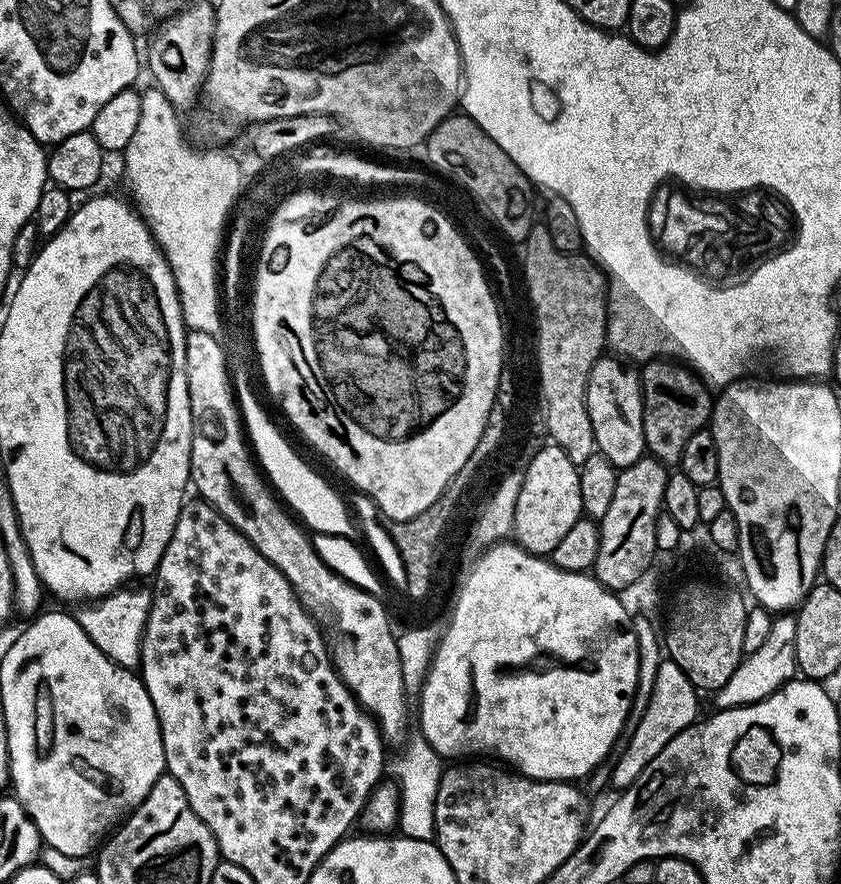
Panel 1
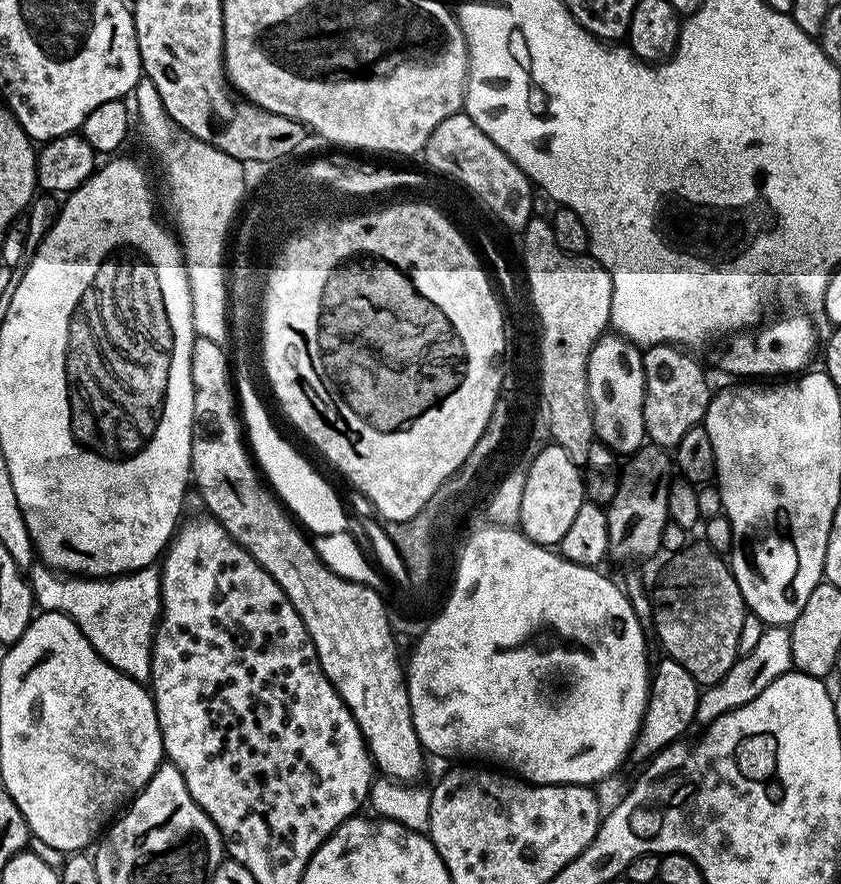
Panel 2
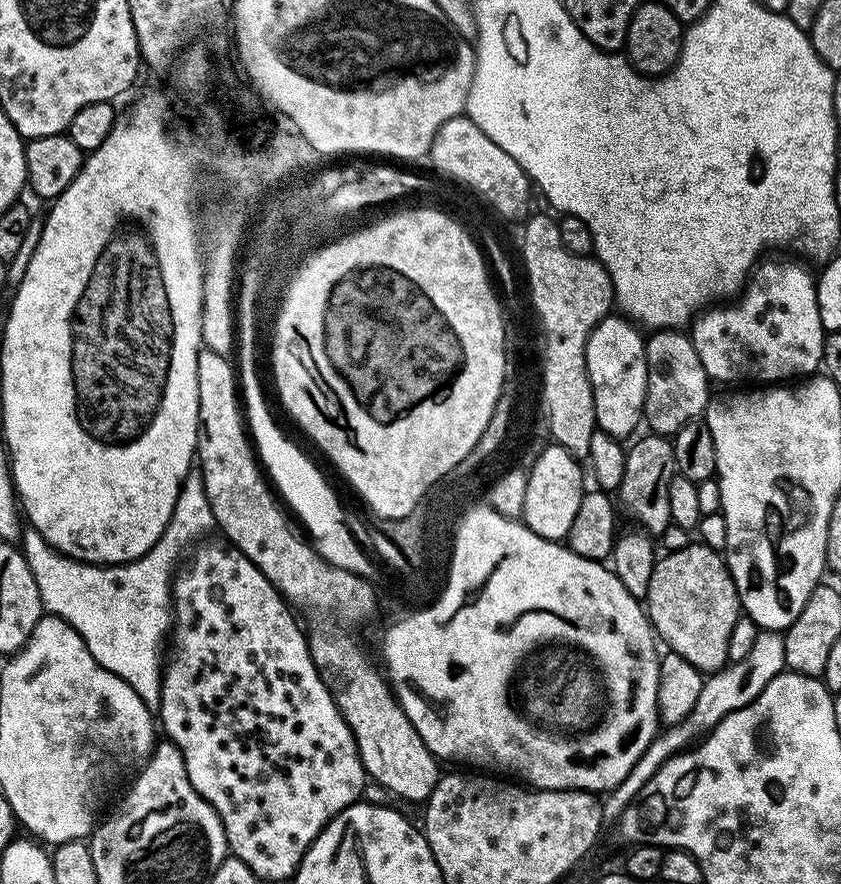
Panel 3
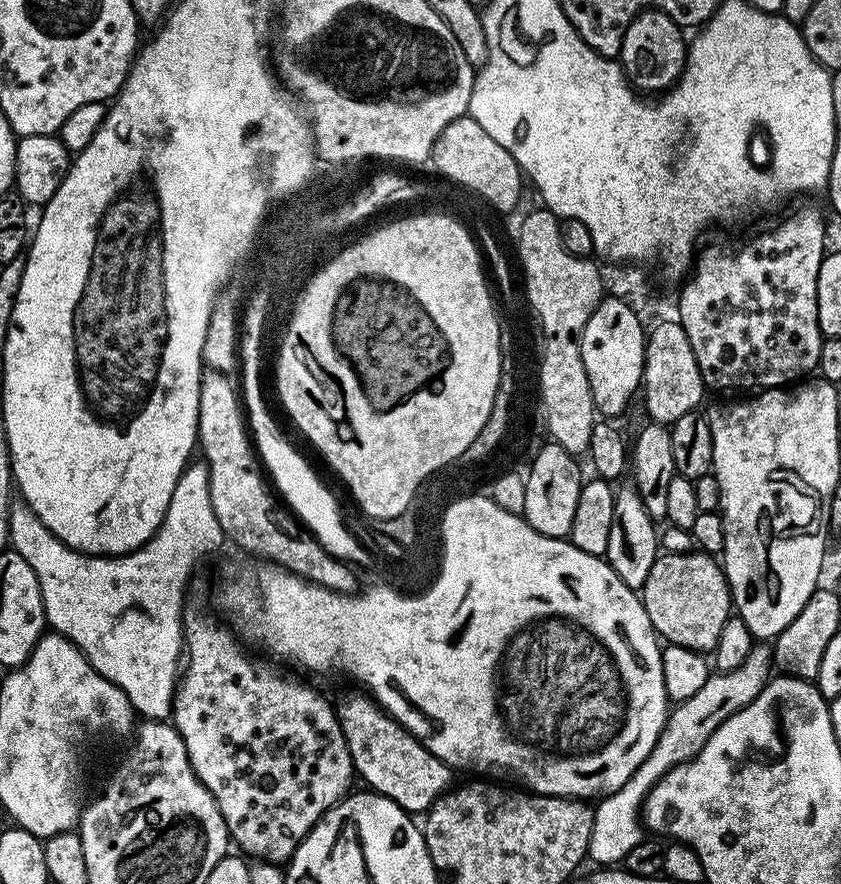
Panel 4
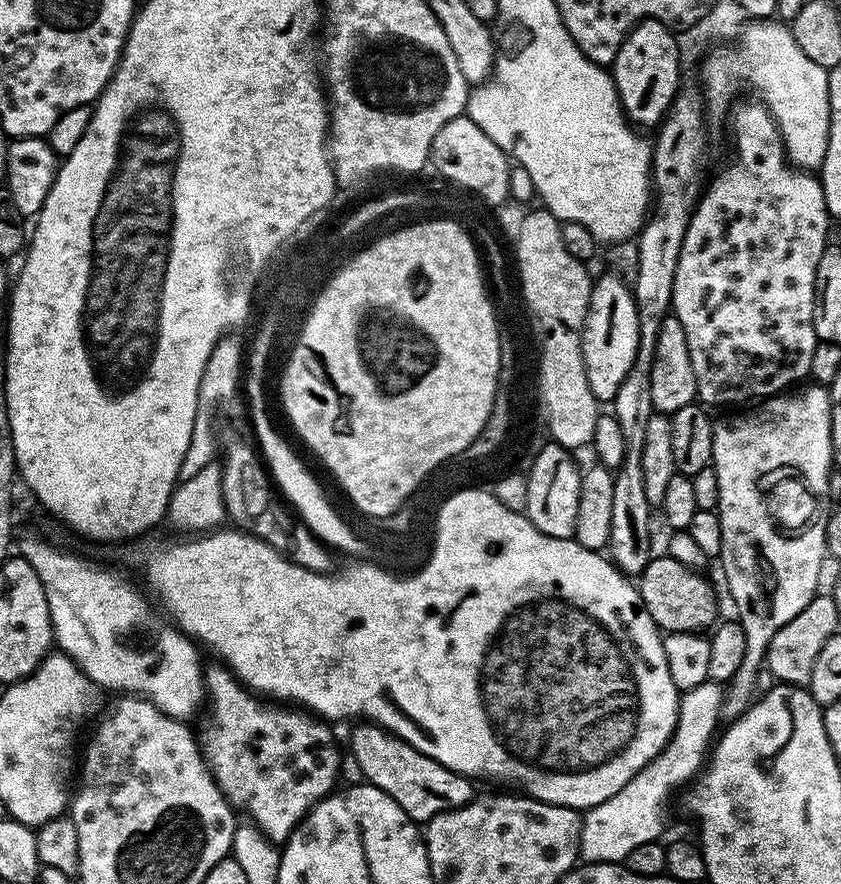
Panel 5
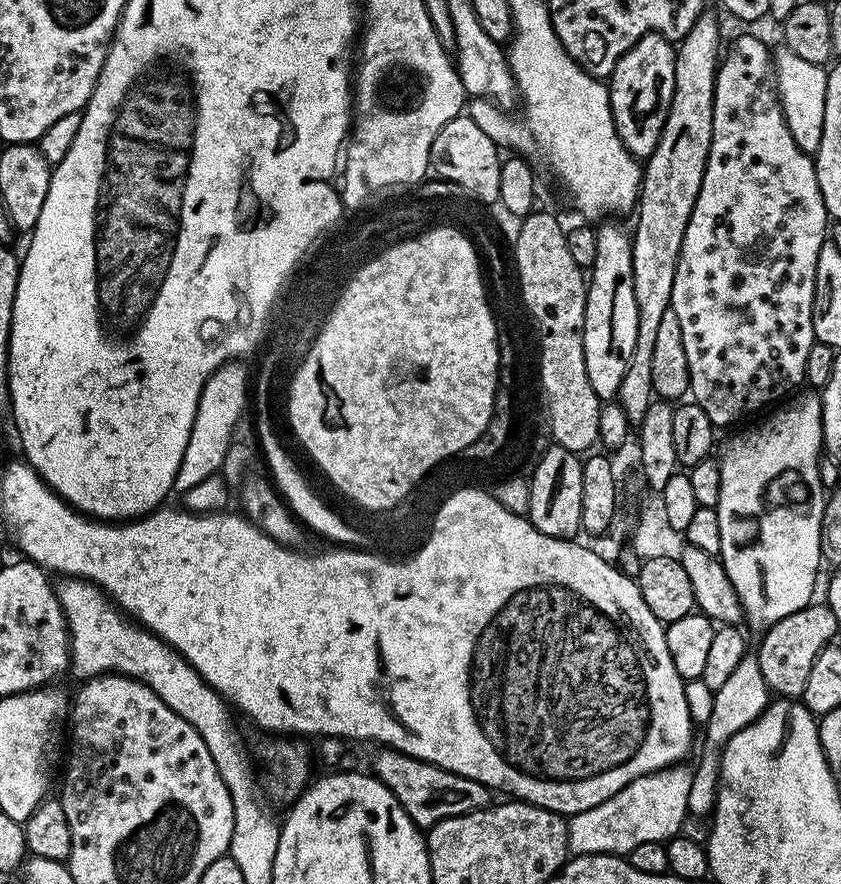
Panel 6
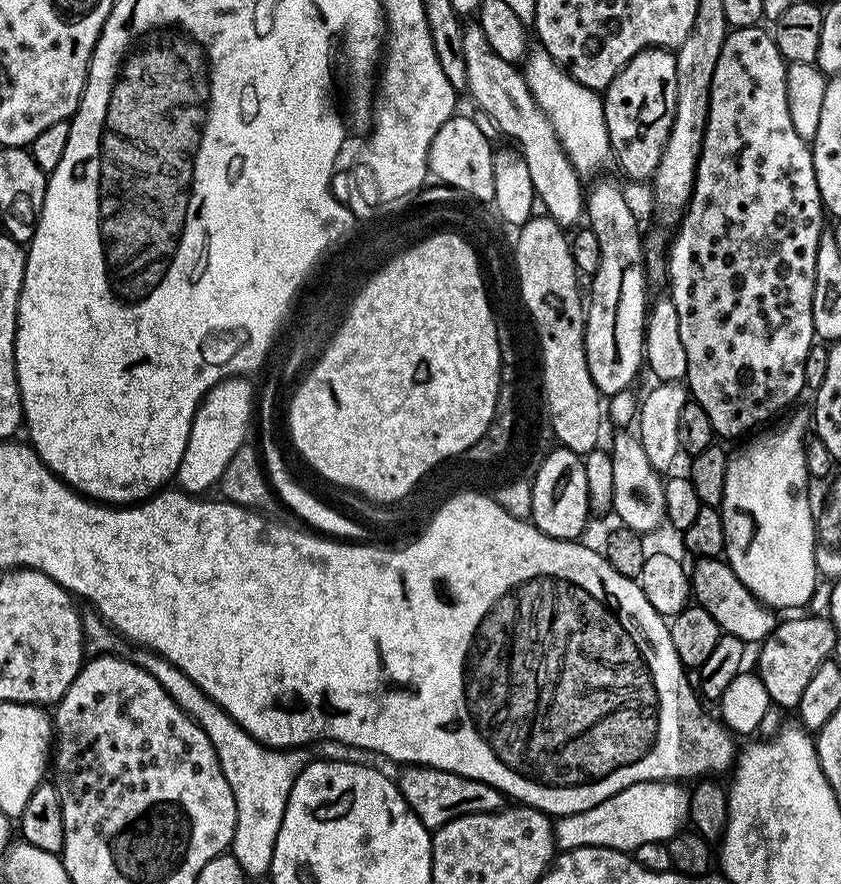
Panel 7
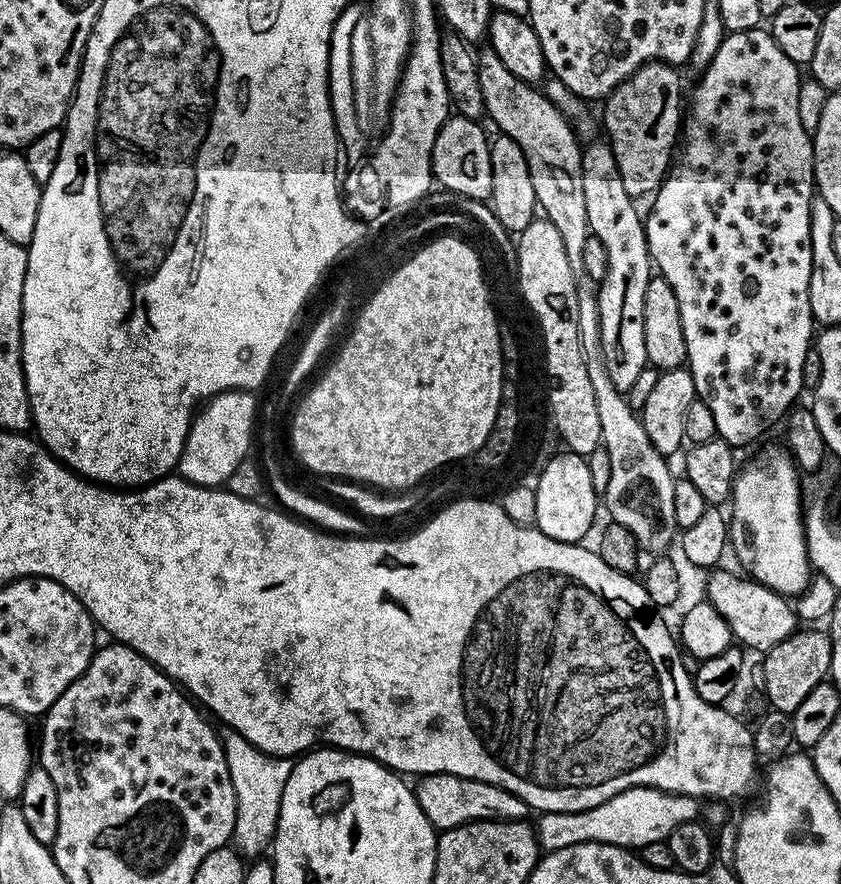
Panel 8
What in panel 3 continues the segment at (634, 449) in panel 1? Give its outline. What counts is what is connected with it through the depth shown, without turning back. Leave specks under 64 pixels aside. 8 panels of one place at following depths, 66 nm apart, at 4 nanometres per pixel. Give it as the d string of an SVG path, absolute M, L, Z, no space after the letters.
M620 314L603 316L592 328L586 342L586 370L594 398L596 427L619 442L642 424L644 399L648 389L648 359L644 349L646 340L633 321Z

